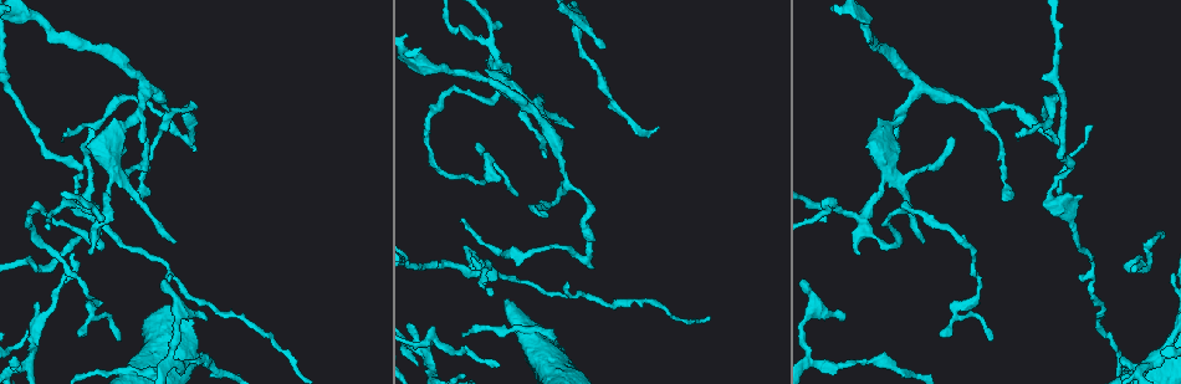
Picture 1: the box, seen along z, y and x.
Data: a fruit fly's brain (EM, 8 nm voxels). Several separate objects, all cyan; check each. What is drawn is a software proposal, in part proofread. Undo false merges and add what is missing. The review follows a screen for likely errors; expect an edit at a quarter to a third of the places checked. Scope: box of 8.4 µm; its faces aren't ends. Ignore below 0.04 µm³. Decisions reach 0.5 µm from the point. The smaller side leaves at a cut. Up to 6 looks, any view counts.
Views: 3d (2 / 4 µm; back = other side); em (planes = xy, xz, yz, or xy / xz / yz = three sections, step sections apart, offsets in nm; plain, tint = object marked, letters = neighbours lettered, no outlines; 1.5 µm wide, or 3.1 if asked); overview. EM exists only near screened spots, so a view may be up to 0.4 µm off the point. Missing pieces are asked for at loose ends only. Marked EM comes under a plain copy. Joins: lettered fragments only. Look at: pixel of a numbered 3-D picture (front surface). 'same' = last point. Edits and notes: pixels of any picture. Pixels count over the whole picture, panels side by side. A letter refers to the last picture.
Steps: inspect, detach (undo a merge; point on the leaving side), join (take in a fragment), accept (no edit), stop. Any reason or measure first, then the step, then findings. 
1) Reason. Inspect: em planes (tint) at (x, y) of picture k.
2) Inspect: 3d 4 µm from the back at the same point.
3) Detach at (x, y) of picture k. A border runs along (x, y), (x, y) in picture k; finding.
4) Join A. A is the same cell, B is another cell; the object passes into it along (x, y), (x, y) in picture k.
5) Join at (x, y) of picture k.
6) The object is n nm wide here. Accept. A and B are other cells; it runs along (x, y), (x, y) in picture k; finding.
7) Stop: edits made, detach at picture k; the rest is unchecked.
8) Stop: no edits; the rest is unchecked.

Calibre changes. Inspect: 3d 4 µm at (502, 274) of picture 1.

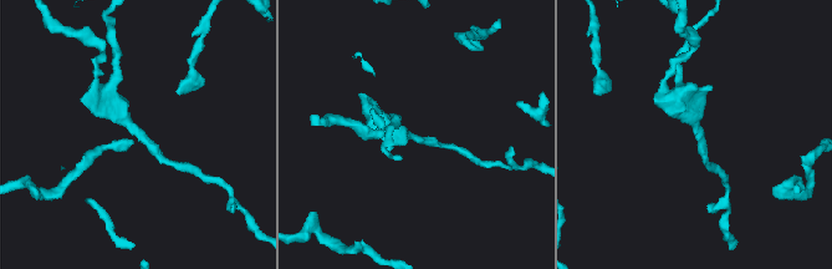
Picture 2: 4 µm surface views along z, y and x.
Inspect: em yz step 4 (tint) at (414, 137) of picture 2.

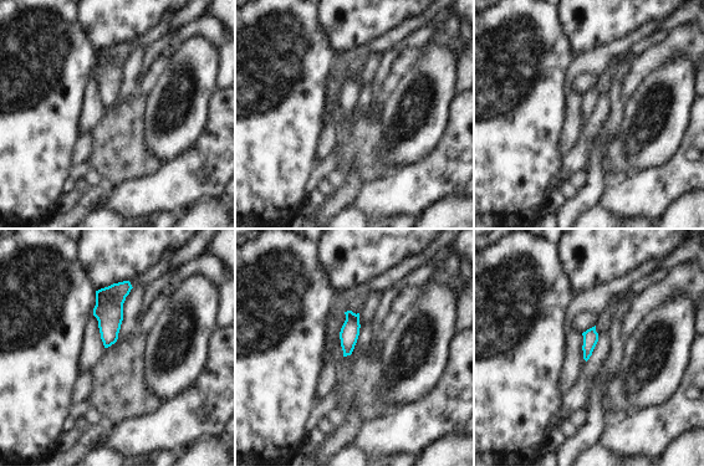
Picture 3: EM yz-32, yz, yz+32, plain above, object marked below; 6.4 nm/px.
Another direction. Inspect: em xz step 8 (letters) at the same point.

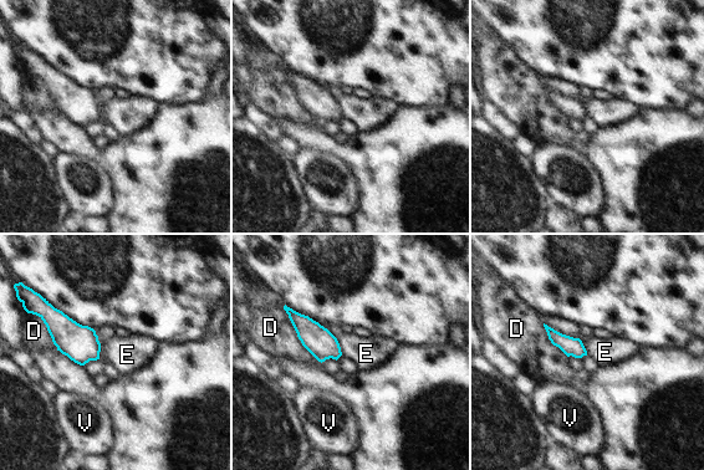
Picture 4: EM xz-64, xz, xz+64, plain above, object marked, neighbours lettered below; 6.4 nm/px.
The object is 120 nm wide here; the longest contact is with D, 460 nm. Accept. D, E and V are other cells; all the same cell.

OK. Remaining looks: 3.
Abrupt turn. Inspect: em planes (letters) at (419, 350) of picture 1.

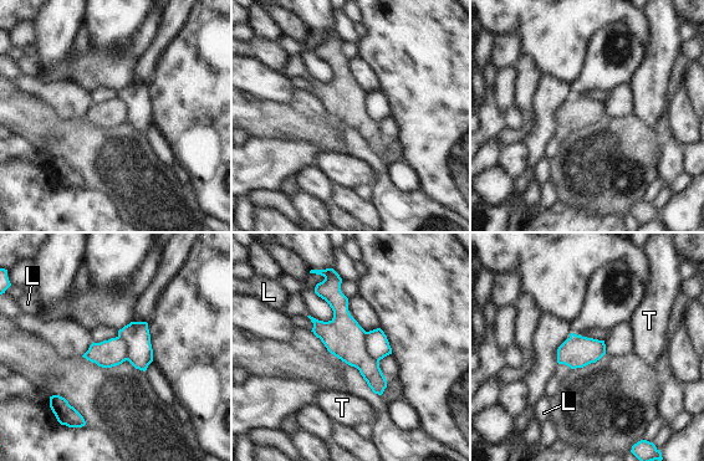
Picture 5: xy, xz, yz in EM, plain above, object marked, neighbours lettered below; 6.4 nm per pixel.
Detach at (343, 337) of picture 5. L and T are other cells; the part that leaves runs along (332, 280), (342, 336), (379, 390) in picture 5; a second cell is stuck on.

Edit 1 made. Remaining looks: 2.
Stop: edits made, detach at picture 5; the rest is unchecked.

